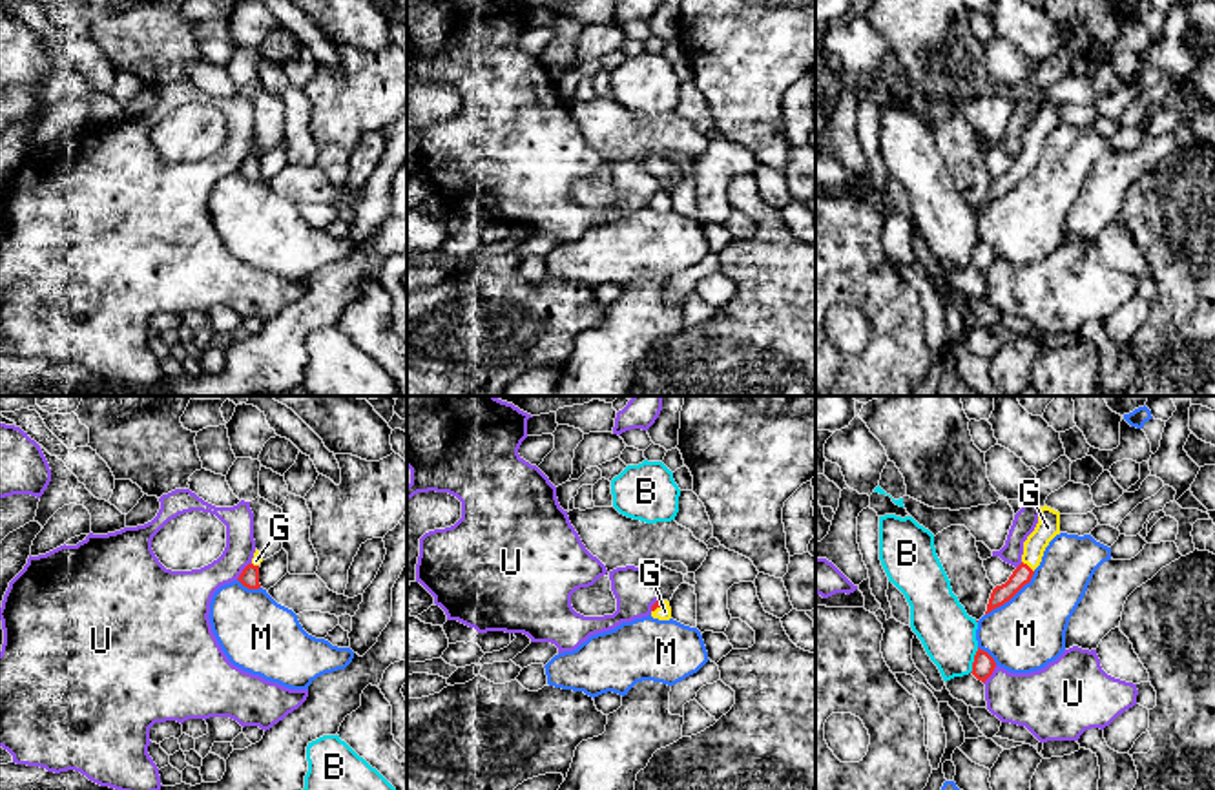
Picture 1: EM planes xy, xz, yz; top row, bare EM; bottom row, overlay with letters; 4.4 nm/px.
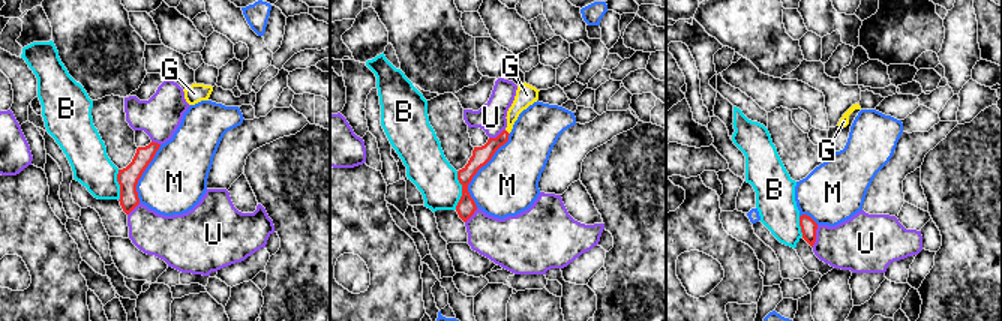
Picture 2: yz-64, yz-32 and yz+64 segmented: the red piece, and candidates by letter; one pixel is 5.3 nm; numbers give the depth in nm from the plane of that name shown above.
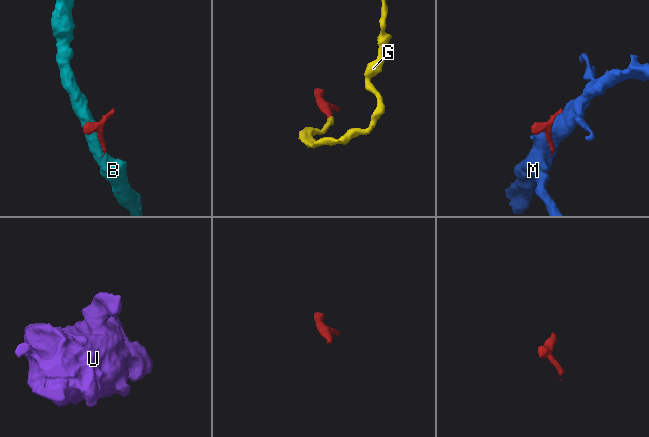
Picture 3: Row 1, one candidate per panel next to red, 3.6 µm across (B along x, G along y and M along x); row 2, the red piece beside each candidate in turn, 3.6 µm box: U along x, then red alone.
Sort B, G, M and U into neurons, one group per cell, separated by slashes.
B / G / M / U

